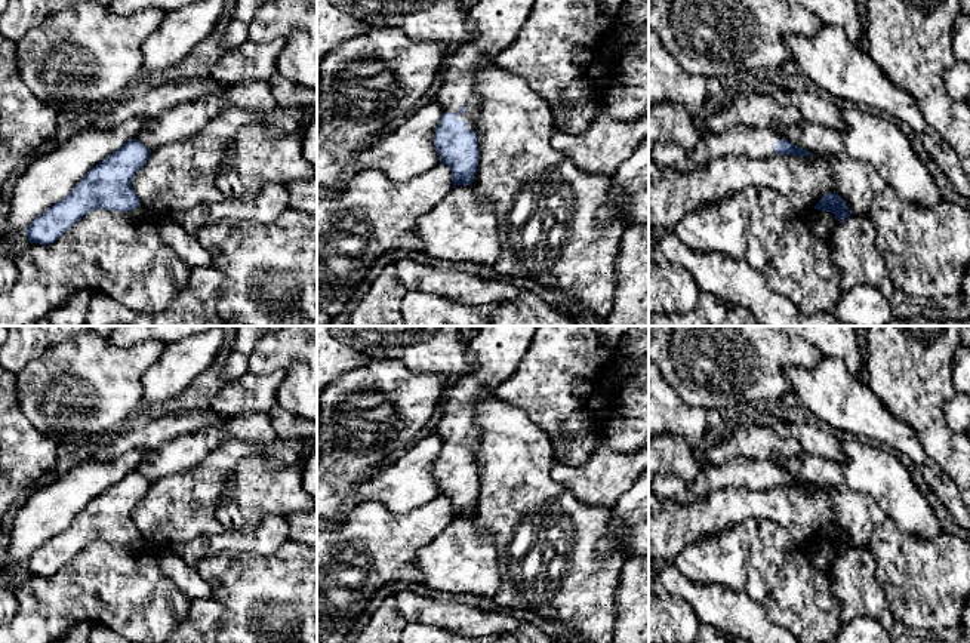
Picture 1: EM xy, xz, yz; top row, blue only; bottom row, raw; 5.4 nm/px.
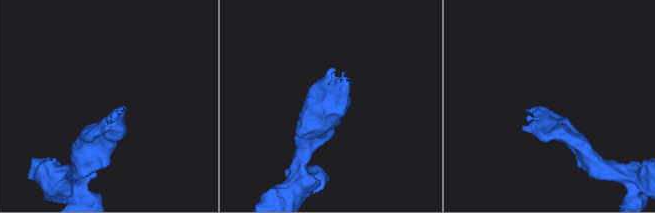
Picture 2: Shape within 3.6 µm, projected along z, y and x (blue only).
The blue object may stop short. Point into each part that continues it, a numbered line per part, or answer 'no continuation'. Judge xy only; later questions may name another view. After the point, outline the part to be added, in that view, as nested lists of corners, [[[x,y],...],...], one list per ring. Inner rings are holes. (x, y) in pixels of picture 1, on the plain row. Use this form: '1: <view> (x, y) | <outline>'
no continuation

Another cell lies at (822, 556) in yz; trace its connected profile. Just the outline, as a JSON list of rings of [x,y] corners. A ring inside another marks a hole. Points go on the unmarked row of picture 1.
[[[813,541],[809,545],[809,559],[815,569],[829,573],[838,553],[834,545]]]

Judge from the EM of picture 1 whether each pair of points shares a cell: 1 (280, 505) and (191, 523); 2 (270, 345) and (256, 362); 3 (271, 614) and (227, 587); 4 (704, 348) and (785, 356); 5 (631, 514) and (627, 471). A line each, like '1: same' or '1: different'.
1: different
2: same
3: same
4: same
5: different

